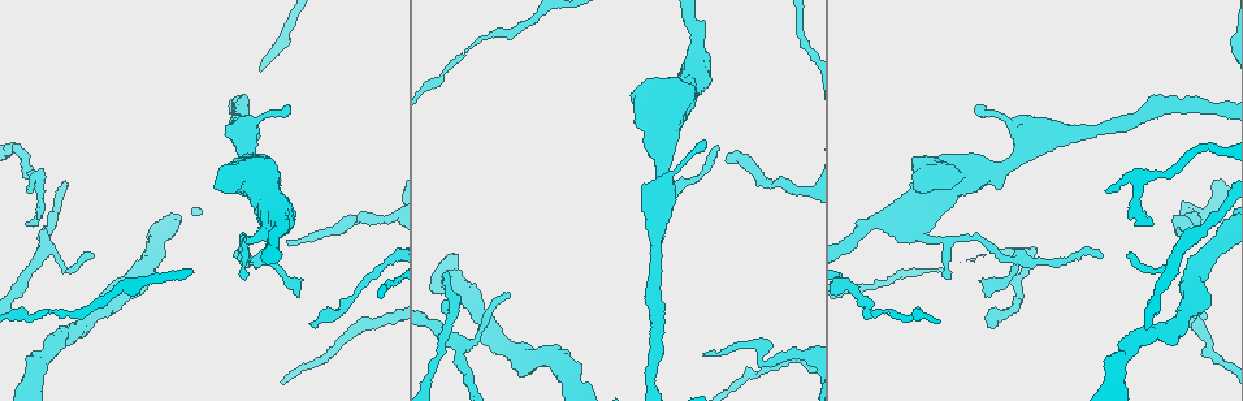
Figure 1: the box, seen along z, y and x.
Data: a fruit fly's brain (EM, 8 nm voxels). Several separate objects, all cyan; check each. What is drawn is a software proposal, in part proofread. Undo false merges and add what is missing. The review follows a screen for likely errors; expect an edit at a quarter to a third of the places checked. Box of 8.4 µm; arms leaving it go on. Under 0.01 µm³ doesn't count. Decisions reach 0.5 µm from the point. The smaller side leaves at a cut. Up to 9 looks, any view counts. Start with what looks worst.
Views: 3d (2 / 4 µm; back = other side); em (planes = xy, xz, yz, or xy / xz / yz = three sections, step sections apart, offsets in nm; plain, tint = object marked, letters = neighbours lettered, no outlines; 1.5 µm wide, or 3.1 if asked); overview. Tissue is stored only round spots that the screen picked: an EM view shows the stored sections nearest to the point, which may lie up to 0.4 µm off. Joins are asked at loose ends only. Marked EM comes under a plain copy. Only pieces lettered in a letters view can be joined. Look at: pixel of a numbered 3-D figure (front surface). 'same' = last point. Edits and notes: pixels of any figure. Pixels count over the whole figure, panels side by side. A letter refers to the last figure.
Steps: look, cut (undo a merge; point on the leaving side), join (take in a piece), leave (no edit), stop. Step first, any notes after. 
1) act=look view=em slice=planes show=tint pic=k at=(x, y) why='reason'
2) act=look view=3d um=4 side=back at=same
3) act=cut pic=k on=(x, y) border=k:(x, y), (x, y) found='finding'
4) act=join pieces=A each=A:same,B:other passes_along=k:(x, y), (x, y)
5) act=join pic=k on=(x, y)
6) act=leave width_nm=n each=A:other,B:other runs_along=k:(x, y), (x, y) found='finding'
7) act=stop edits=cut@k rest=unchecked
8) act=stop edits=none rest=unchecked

act=look view=em slice=planes show=letters pic=1 at=(288, 243) why='thin end'

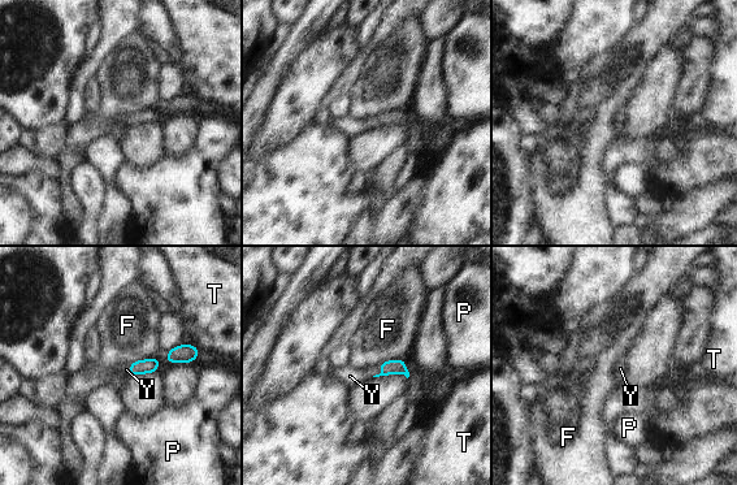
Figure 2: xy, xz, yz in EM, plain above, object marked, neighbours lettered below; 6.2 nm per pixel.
act=join pieces=Y width_nm=90 each=F:other,P:other,T:other,Y:same passes_along=2:(398, 366), (380, 373), (350, 376) found='the neuron continues'

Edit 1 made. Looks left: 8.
act=look view=3d um=4 pic=1 at=(1100, 256) why='branch stops here'

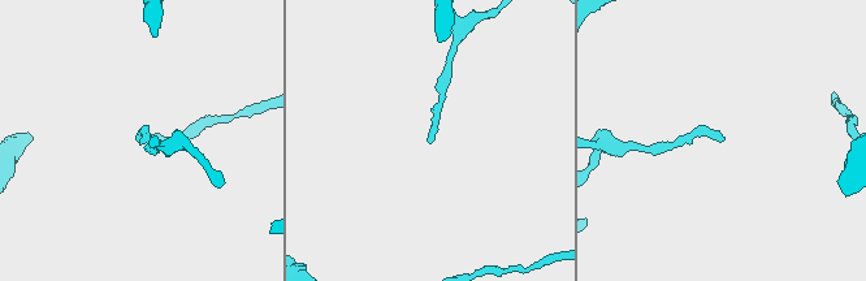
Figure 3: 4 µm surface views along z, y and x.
act=look view=em slice=planes show=letters pic=3 at=(430, 140) why='shape alone is not enough'

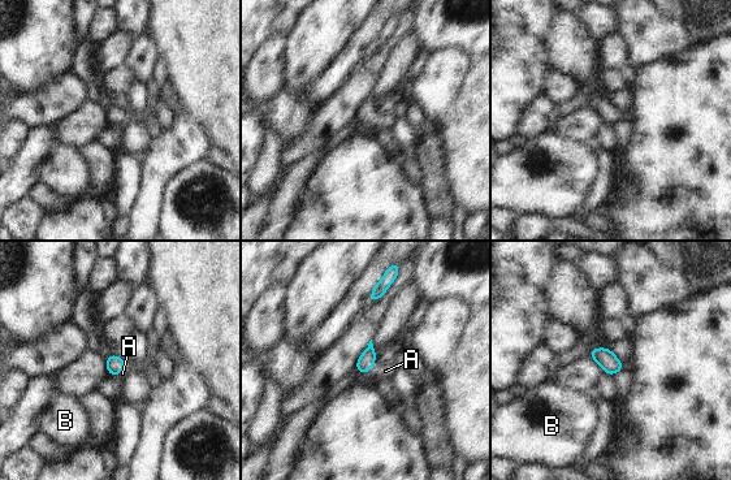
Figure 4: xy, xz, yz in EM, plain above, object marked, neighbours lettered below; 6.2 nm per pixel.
act=join pieces=A each=A:same,B:other passes_along=4:(367, 359), (371, 367), (385, 371) found='it goes on there'

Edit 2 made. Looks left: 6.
act=look view=em slice=planes show=letters pic=1 at=(940, 240) why='calibre changes'

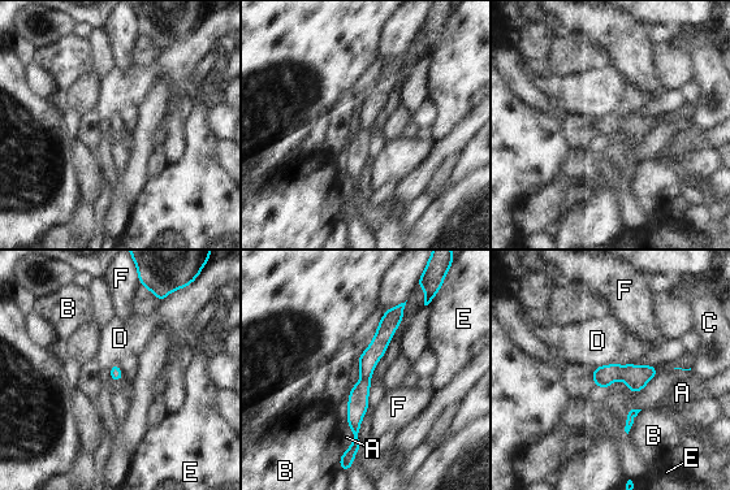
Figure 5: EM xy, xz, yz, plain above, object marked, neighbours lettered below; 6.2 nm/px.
act=leave width_nm=80 each=A:other,B:other,C:other,D:other,E:other,F:other runs_along=5:(400, 308), (367, 360), (351, 451) found='all the same neuron'

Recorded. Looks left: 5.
act=look view=3d um=2 pic=1 at=(1141, 183) why='branch point'

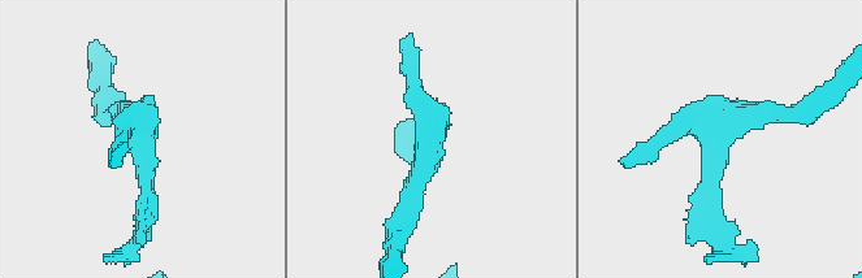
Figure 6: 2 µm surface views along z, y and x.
act=look view=em slice=planes show=tint pic=6 at=(716, 132)

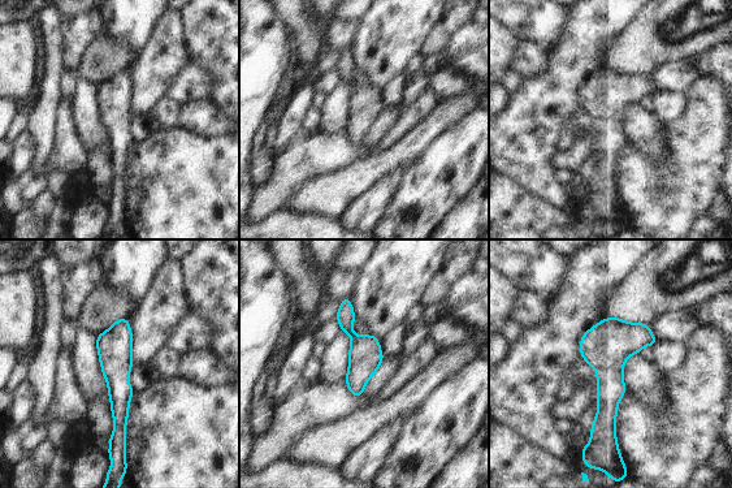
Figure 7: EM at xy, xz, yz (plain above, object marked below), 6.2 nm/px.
act=look view=em slice=planes show=letters at=same

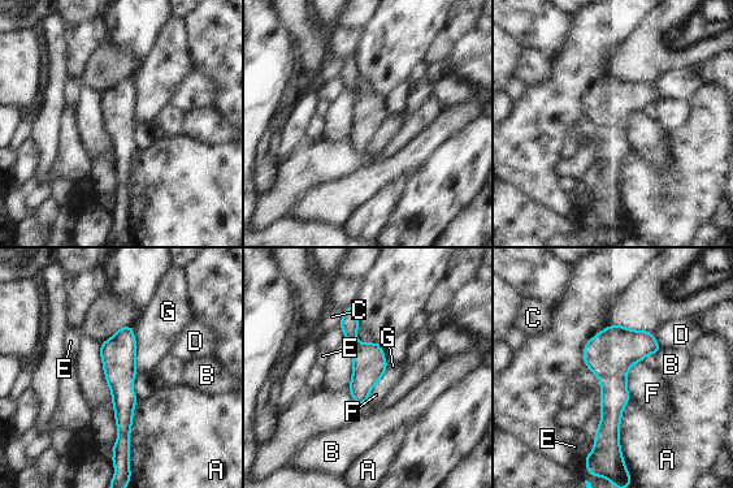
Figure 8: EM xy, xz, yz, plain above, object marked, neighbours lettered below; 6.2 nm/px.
act=leave width_nm=200 each=A:other,B:other,C:other,D:other,E:other,F:other,G:other border=8:(131, 325), (138, 371) found='all the same neuron'

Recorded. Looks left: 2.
act=stop edits=join@2,join@4 rest=unchecked

